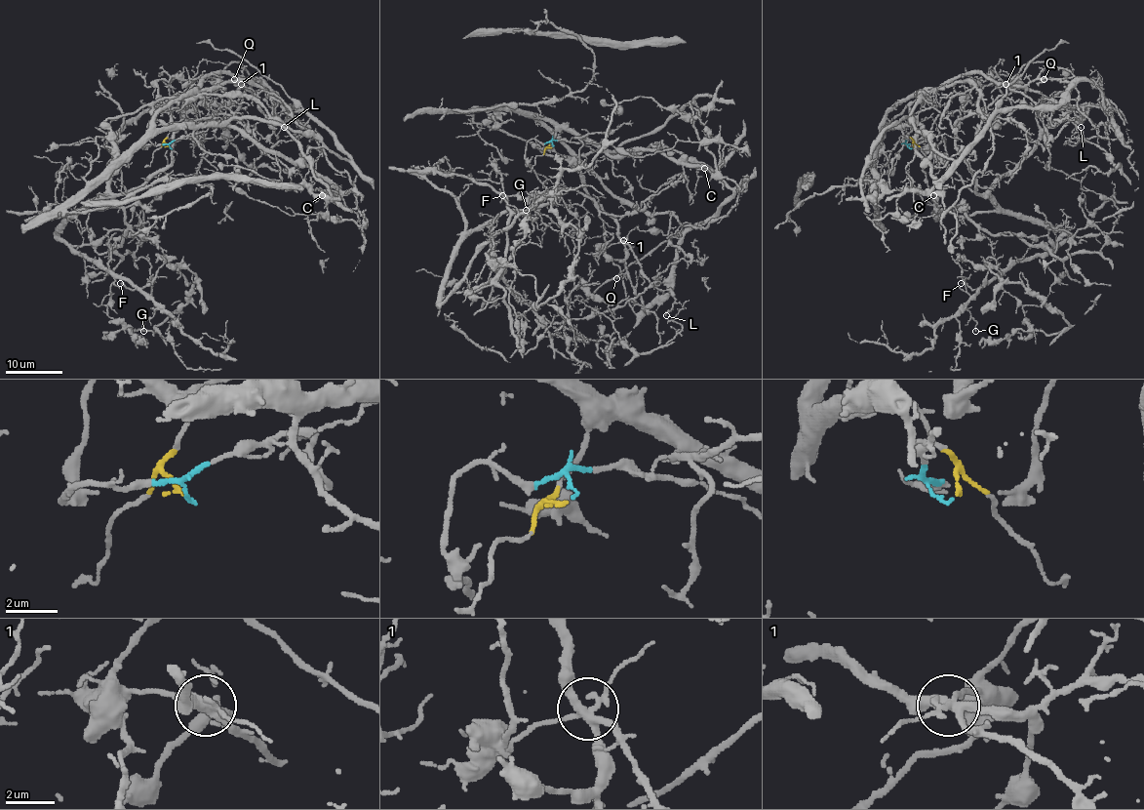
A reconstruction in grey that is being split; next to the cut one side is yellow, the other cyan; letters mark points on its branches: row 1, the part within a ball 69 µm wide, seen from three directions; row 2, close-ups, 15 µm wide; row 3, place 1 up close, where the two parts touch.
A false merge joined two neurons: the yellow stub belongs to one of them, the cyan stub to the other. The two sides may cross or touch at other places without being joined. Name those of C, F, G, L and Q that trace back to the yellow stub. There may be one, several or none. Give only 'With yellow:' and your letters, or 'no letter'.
With yellow: C, L, Q

